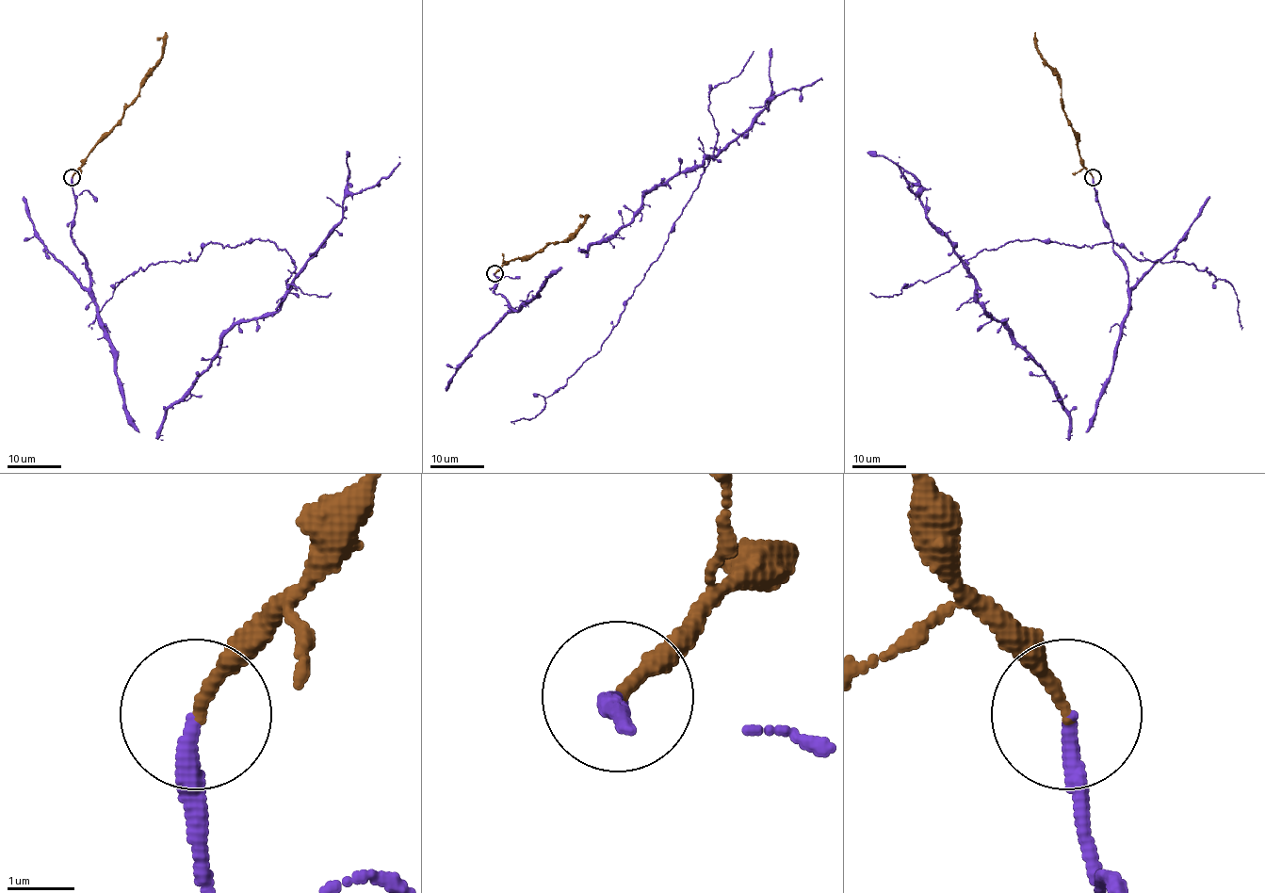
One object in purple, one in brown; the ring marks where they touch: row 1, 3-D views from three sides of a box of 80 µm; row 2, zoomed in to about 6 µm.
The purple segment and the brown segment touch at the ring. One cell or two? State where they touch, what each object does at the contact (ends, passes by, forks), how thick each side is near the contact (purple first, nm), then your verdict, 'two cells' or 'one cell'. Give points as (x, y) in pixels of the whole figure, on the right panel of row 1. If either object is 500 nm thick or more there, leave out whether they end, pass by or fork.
place (1093, 177); purple ends; brown ends; calibres 260 and 180 nm; one cell

